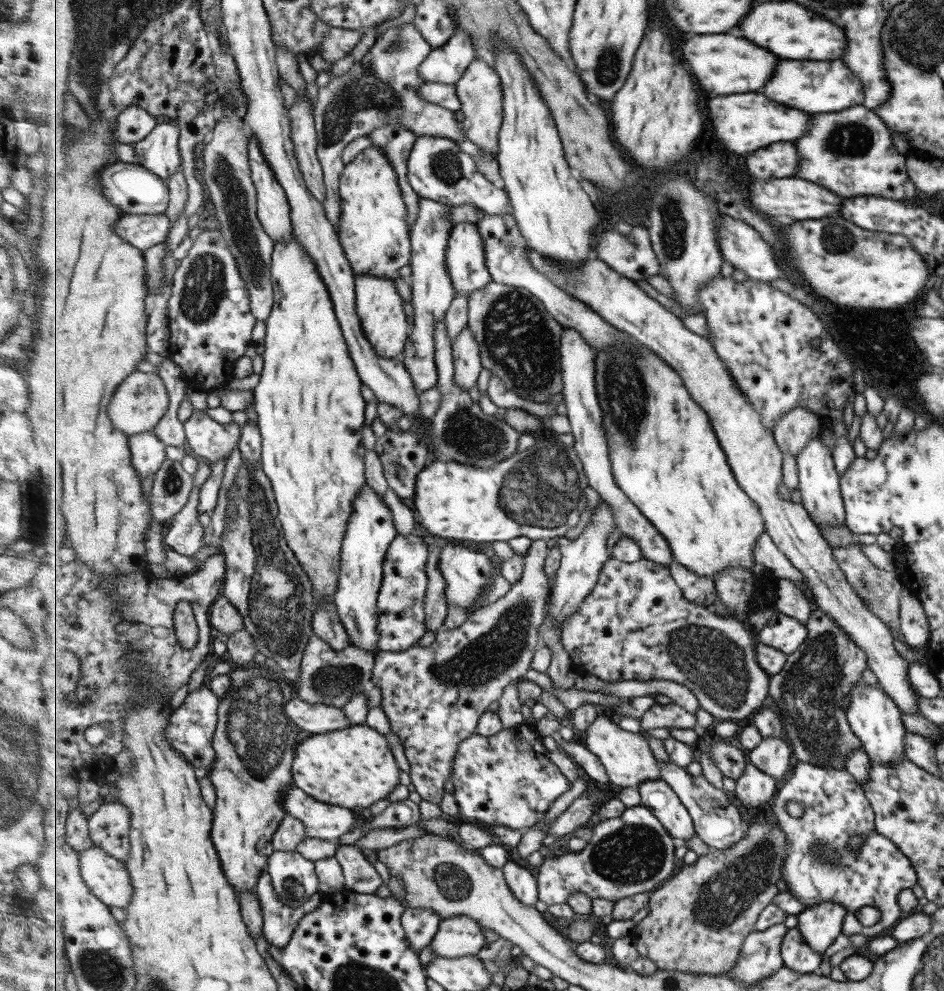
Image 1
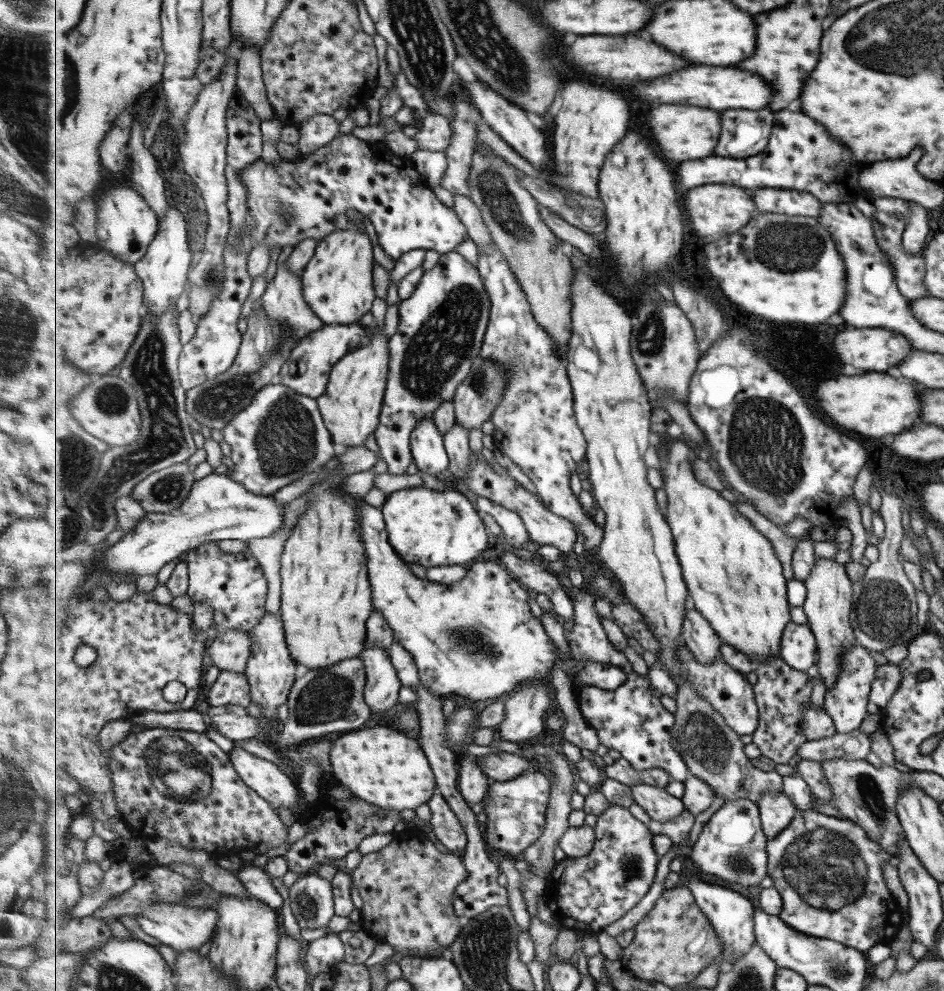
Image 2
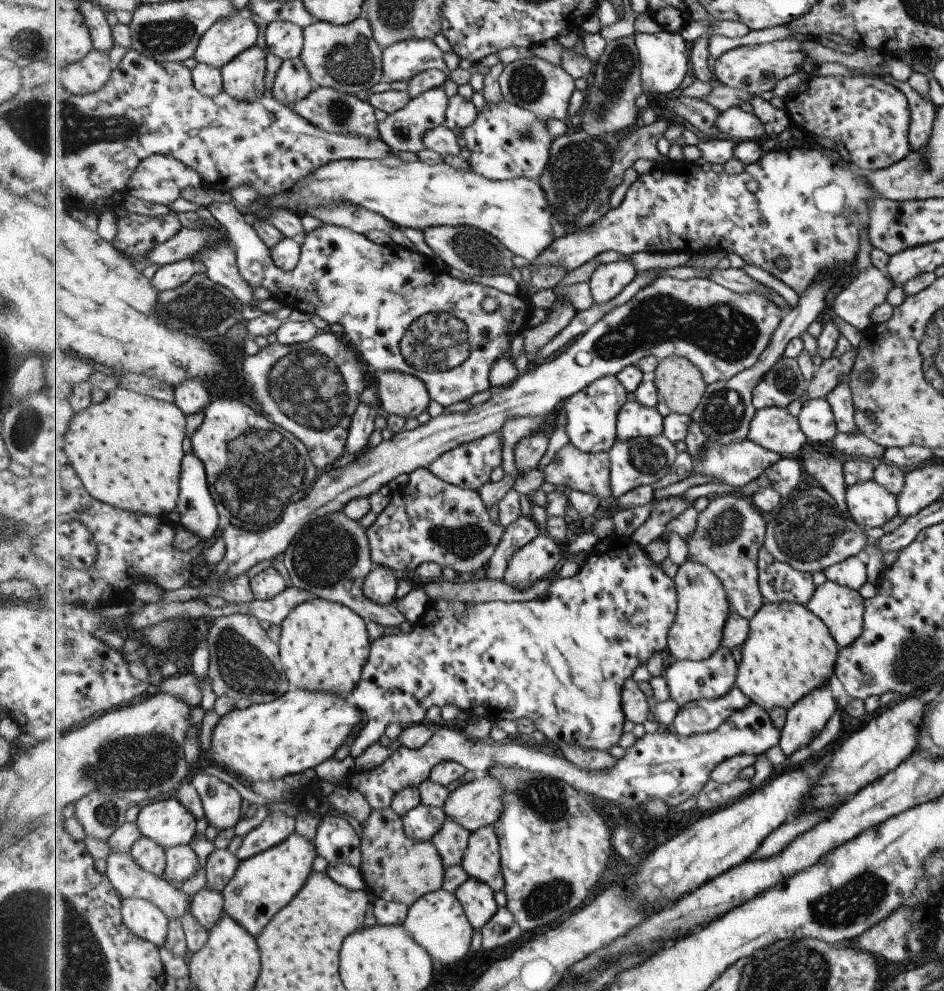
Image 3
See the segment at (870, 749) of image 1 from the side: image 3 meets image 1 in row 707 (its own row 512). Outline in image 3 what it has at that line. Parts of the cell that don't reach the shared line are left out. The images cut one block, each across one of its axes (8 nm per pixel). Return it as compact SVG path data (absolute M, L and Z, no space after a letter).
M873 479L849 486L845 502L852 520L865 530L883 526L897 516L895 497Z

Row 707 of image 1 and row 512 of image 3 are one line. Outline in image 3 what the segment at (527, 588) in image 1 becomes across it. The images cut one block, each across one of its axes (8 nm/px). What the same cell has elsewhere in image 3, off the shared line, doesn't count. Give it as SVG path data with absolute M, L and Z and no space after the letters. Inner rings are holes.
M420 468L412 472L408 484L399 486L391 491L385 509L379 514L375 522L367 528L367 538L371 546L372 559L375 565L392 568L397 572L416 572L421 564L433 562L442 567L450 567L455 573L467 574L481 570L493 558L501 536L506 528L501 521L495 522L485 506L478 491L461 488L439 478L428 468ZM449 504L451 508L445 510L443 506Z

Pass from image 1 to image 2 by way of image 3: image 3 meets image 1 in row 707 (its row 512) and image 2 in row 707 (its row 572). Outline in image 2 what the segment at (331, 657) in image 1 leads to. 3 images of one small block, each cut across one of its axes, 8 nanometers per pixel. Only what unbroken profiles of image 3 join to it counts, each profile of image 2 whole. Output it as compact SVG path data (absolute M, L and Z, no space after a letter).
M361 657L348 658L329 668L308 670L293 685L287 702L287 720L273 744L280 749L324 738L327 733L359 730L373 713L366 701L367 681L366 666Z

